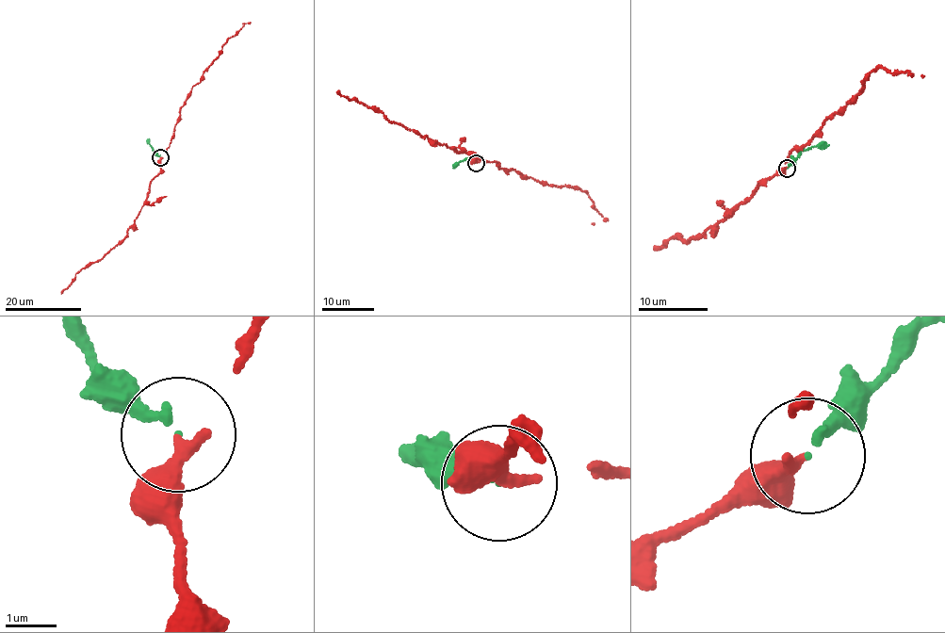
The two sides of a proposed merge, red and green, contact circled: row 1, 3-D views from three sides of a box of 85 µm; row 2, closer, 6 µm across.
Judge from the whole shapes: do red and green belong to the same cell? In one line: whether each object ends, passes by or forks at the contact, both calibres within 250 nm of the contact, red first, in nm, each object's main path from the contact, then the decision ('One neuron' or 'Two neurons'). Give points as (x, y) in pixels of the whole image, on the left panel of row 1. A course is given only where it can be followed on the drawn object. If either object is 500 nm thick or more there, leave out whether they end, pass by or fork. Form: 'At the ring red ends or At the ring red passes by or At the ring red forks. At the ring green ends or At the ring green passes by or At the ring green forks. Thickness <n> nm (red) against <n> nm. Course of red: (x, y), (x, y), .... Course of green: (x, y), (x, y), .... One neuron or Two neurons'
At the ring red ends. At the ring green ends. Thickness 320 nm (red) against 160 nm. Course of red: (160, 157), (171, 141), (180, 110), (192, 87), (200, 82), (223, 43), (248, 23), (242, 23). Course of green: (160, 157), (155, 155), (147, 139). One neuron

